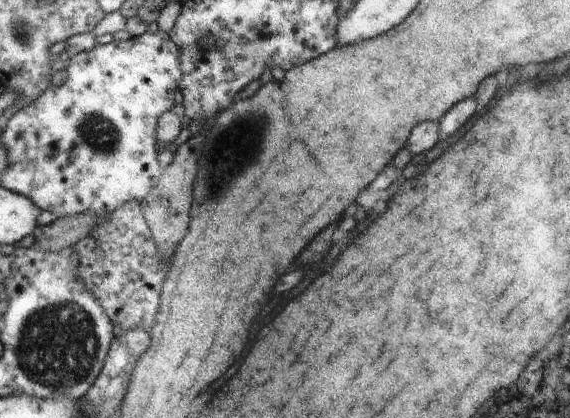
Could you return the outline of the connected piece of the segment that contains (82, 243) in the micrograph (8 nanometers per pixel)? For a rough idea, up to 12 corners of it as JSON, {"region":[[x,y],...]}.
{"region":[[140,201],[74,246],[124,331],[150,330],[172,268]]}

